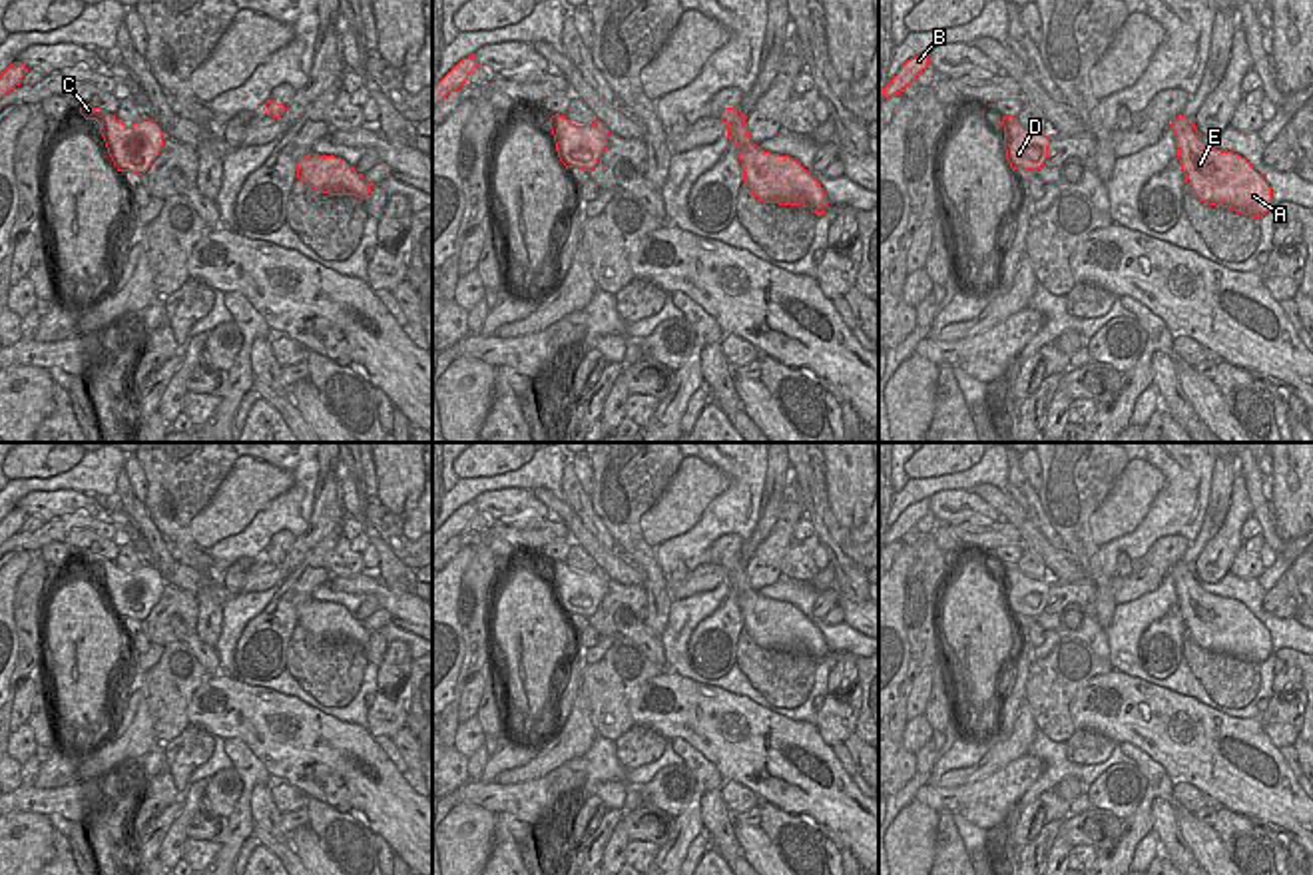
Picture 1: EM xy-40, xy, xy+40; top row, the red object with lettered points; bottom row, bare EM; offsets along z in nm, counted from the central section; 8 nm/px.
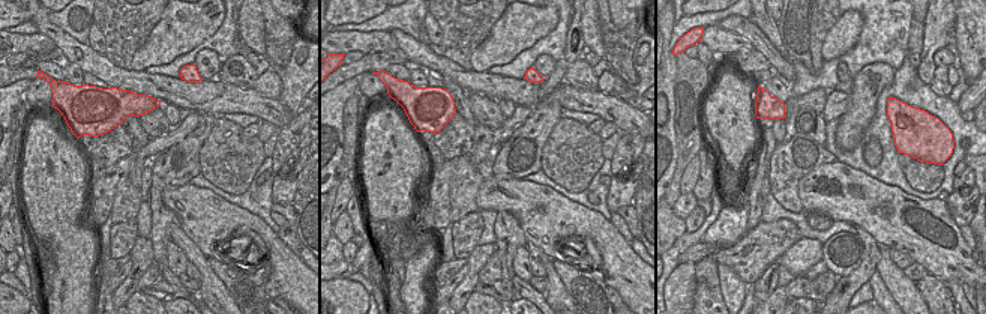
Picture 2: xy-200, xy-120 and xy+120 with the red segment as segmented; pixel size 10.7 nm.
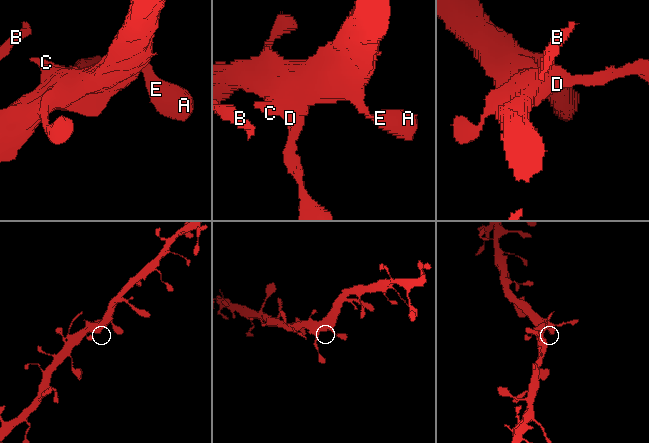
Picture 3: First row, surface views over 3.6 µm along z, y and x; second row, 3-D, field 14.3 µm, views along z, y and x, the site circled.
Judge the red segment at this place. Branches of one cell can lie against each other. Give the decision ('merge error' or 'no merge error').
no merge error

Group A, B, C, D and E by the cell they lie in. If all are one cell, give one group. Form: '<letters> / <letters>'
A B C D E

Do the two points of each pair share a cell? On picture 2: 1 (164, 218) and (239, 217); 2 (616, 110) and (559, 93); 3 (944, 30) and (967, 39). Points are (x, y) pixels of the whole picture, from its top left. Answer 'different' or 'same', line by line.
1: different
2: same
3: different

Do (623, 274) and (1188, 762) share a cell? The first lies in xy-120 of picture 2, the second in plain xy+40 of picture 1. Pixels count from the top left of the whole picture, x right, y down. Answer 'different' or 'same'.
same

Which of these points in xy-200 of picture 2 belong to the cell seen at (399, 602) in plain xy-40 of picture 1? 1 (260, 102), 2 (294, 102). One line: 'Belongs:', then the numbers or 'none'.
Belongs: 1

